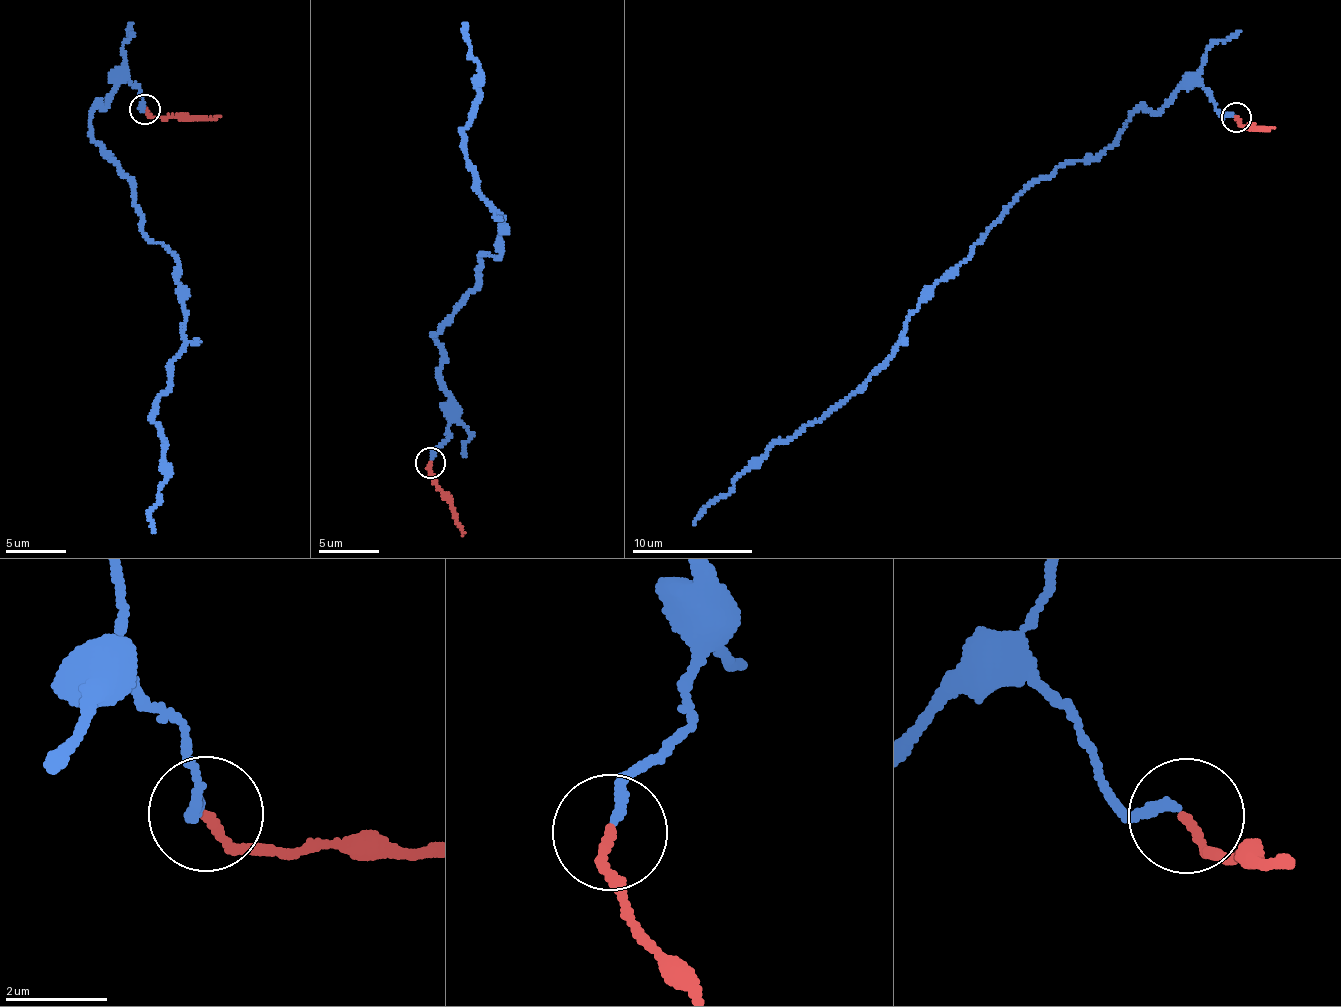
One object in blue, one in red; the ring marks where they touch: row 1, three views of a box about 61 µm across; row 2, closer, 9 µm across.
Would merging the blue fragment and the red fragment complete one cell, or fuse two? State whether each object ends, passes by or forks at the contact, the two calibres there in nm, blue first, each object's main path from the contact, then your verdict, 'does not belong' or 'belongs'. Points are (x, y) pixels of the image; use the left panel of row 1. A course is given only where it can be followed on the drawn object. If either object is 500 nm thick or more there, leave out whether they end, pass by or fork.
blue ends; red ends; calibres 190 and 150 nm; course blue (145, 108), (115, 79), (90, 114), (142, 230), (178, 264), (184, 345), (152, 413), (167, 473), (155, 532); course red (145, 108), (155, 117), (219, 116); does not belong

